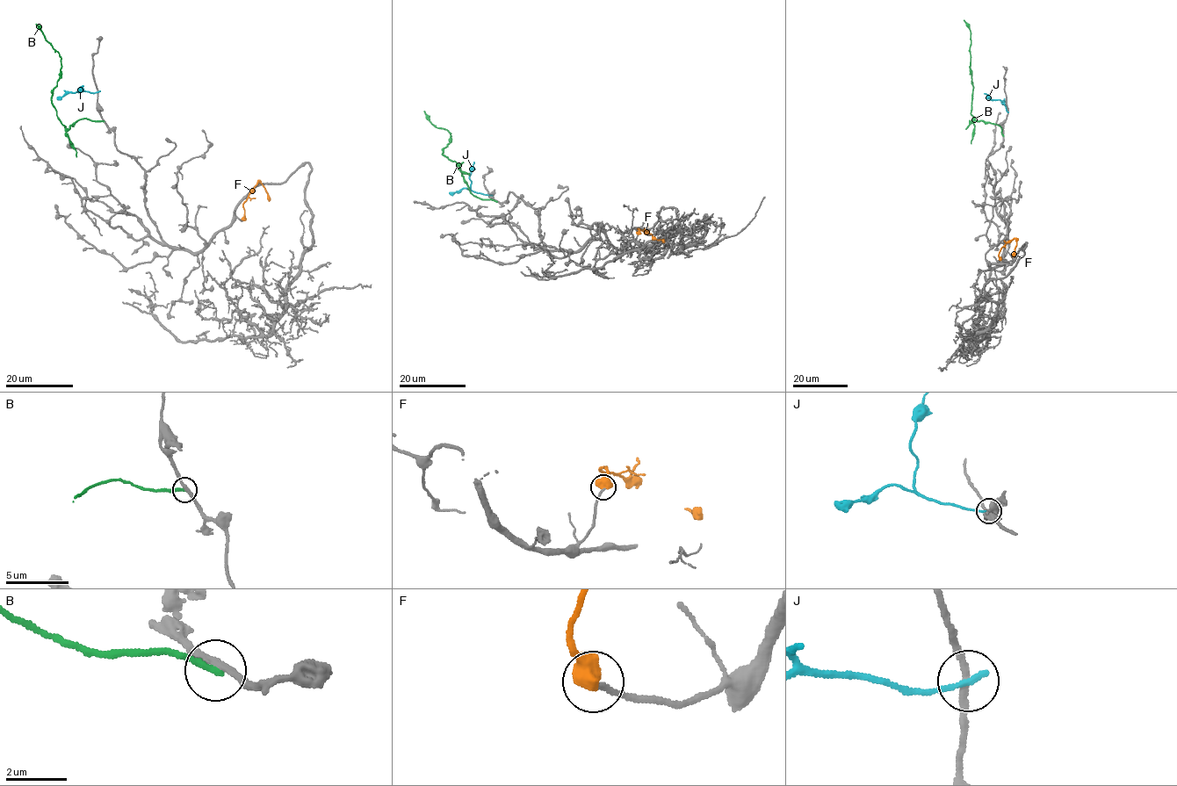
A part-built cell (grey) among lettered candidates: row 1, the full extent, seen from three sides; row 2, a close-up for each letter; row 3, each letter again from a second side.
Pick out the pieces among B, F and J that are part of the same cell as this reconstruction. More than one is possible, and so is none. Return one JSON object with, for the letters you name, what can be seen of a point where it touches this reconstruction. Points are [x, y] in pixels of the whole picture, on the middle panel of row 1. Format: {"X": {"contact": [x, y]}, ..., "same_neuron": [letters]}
{"F": {"contact": [638, 234]}, "same_neuron": ["F"]}

